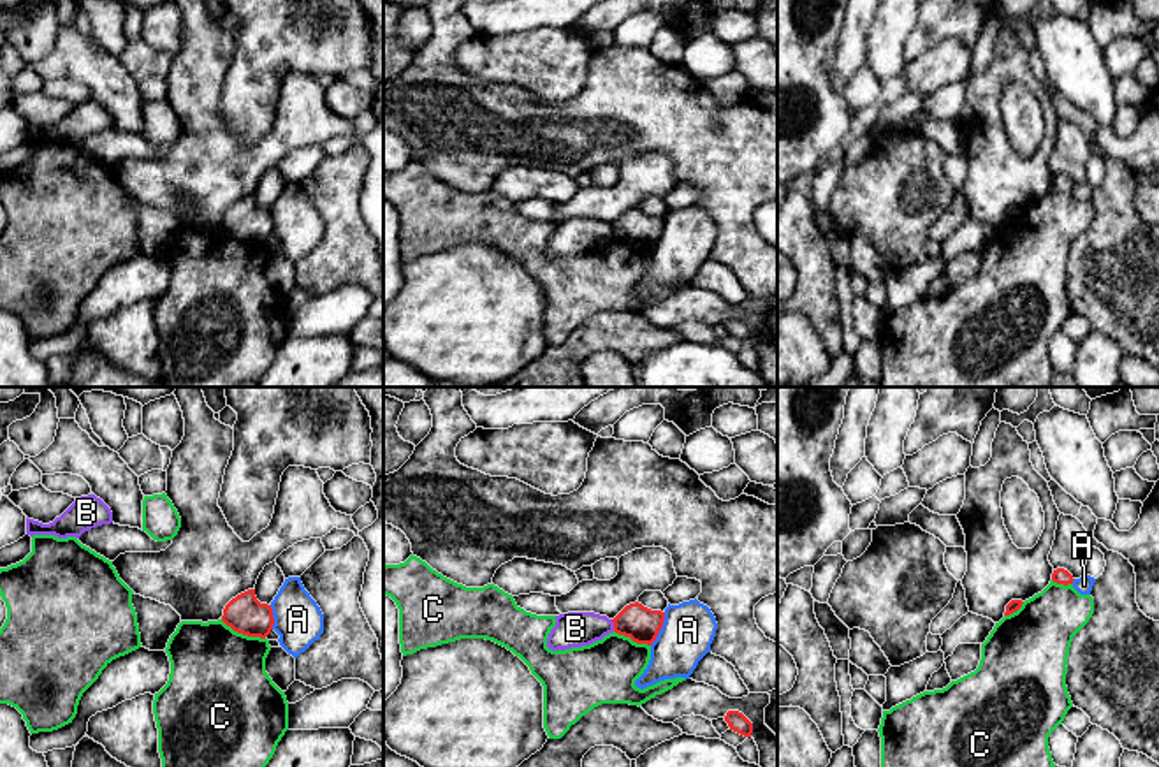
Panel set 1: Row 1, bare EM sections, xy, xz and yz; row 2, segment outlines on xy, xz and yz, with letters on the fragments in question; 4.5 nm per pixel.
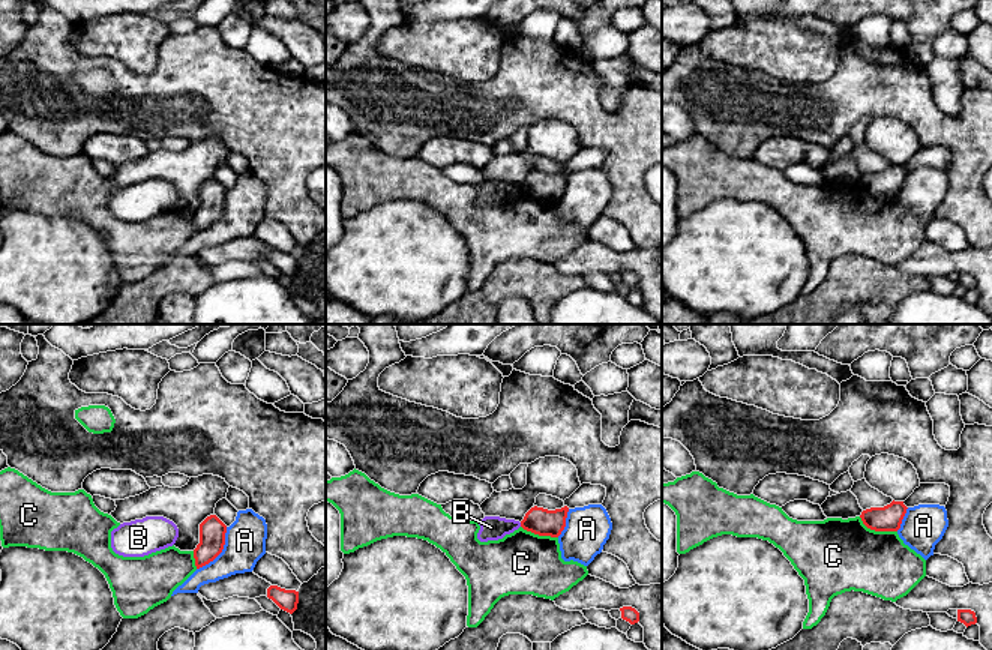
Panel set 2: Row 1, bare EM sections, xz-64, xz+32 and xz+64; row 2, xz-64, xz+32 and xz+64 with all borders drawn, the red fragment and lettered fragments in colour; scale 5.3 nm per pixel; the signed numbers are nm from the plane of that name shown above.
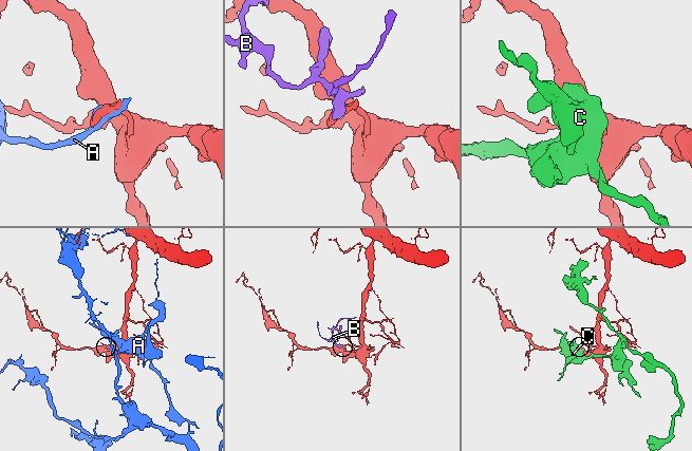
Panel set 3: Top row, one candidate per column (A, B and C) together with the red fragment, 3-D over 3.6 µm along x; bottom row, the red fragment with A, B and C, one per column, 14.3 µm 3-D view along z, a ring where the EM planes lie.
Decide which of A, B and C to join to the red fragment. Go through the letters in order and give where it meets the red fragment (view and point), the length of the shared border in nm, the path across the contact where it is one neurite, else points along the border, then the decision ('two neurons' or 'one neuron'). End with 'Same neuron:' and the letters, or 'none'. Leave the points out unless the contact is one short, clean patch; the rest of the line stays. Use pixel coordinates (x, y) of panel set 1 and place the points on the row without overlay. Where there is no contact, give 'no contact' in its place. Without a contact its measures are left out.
A: meets red in xz at (660, 234); contact 170 nm long; two neurons
B: meets red in xz at (614, 231); contact 60 nm long; border along xz (611, 226), (614, 236); two neurons
C: meets red in xy at (243, 240); contact 220 nm long; two neurons
Same neuron: none

